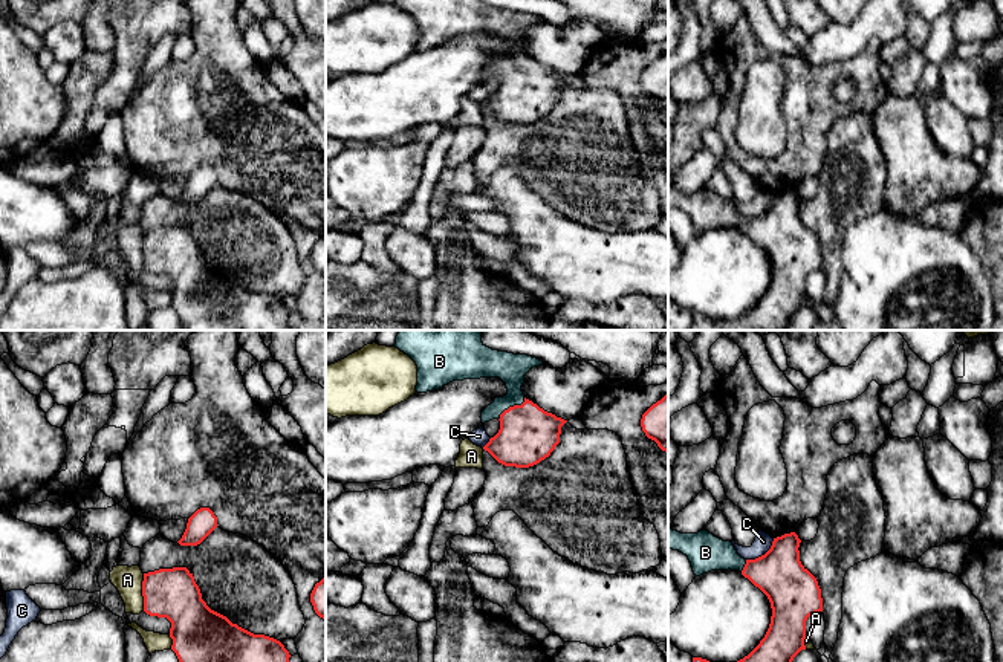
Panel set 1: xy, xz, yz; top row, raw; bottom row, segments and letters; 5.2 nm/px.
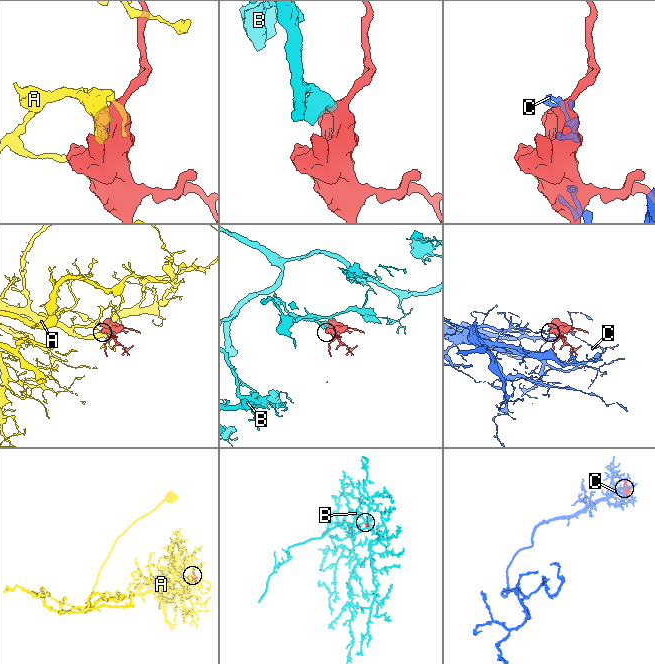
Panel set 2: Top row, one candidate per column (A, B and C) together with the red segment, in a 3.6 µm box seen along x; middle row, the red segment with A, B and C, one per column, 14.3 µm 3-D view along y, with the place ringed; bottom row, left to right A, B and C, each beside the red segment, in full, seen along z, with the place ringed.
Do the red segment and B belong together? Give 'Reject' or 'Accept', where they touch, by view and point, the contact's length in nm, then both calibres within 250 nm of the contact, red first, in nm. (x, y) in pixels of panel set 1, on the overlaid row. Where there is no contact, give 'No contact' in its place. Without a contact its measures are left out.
Accept. Touches red at xz (511, 407). Shared border 180 nm. Thickness 300 nm (red) against 160 nm

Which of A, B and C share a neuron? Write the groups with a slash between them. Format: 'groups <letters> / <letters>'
groups A / B / C

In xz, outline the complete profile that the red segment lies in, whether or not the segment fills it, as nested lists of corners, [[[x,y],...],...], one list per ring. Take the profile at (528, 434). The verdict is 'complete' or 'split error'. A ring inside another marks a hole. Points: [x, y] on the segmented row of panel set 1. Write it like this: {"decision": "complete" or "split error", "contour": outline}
{"decision": "split error", "contour": [[[399,330],[394,347],[416,362],[417,393],[439,390],[453,381],[463,379],[500,378],[506,384],[508,394],[495,398],[480,416],[482,423],[500,420],[498,433],[483,446],[498,463],[529,468],[549,457],[560,443],[561,427],[567,420],[544,411],[521,391],[524,375],[543,361],[486,347],[482,342],[482,330]]]}

